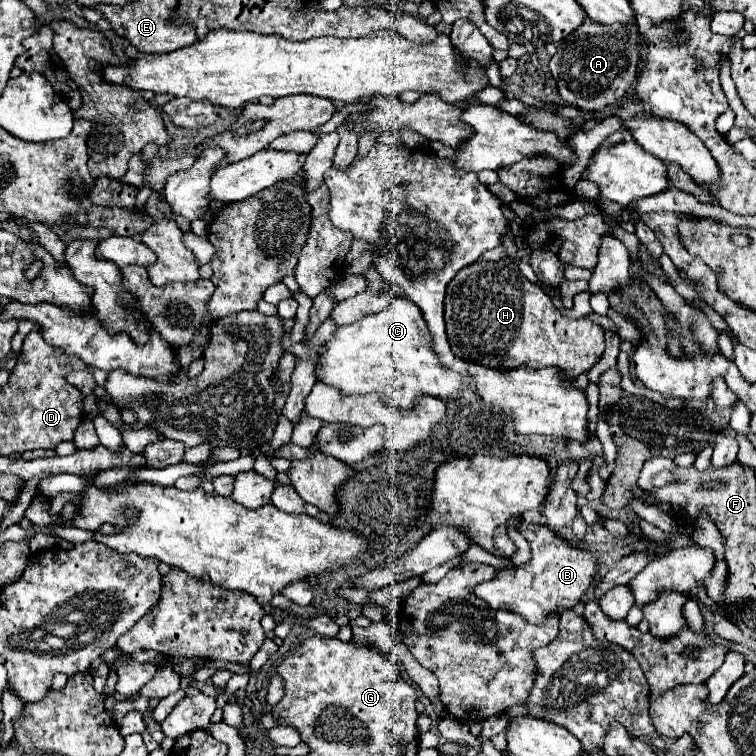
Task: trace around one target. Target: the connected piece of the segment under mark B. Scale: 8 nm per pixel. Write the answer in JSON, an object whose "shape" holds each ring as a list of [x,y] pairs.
{"shape":[[[520,523],[518,531],[530,543],[532,559],[522,567],[496,569],[496,577],[488,583],[476,585],[474,593],[492,609],[508,609],[520,613],[530,623],[544,623],[550,613],[556,613],[560,609],[572,609],[582,601],[588,587],[594,583],[598,563],[590,551],[570,547],[564,539],[554,535],[544,525]]]}

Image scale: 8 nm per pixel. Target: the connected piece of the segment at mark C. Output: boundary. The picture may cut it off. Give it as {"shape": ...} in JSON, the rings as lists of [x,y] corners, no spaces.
{"shape":[[[404,297],[394,299],[386,309],[366,315],[352,325],[338,327],[334,339],[326,341],[324,347],[326,351],[320,353],[314,375],[346,395],[380,393],[390,405],[410,409],[416,397],[432,395],[446,399],[462,387],[460,373],[440,367],[436,353],[432,353],[432,339],[420,309]]]}

